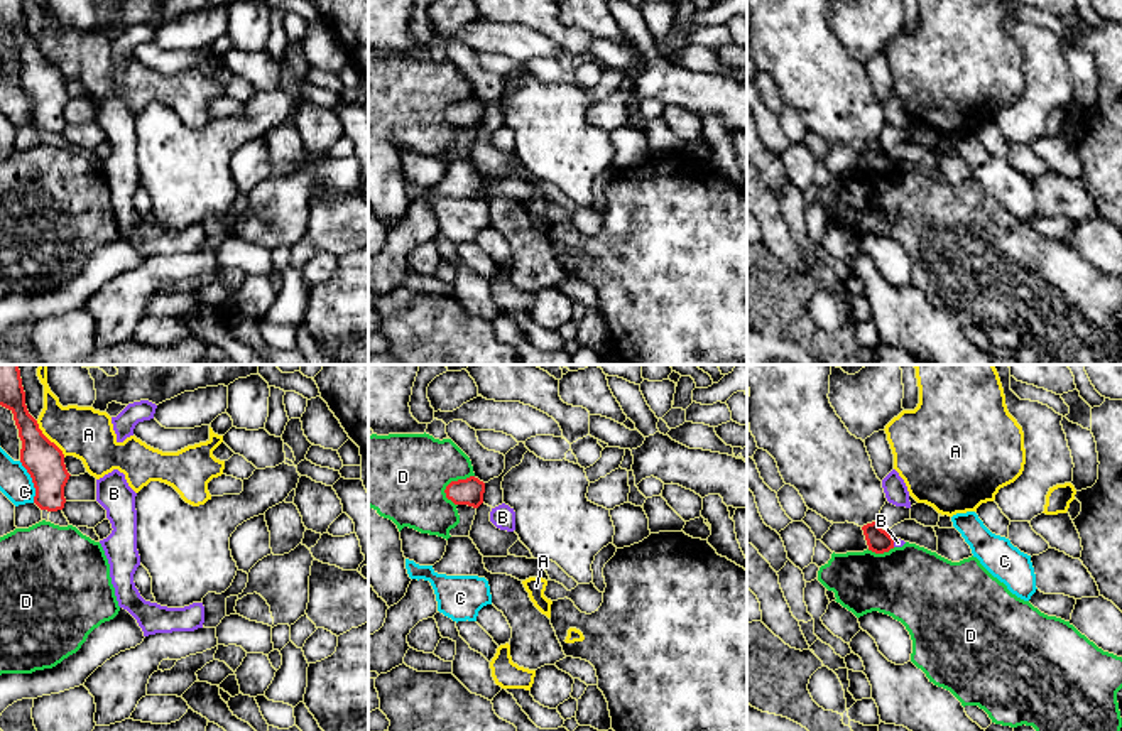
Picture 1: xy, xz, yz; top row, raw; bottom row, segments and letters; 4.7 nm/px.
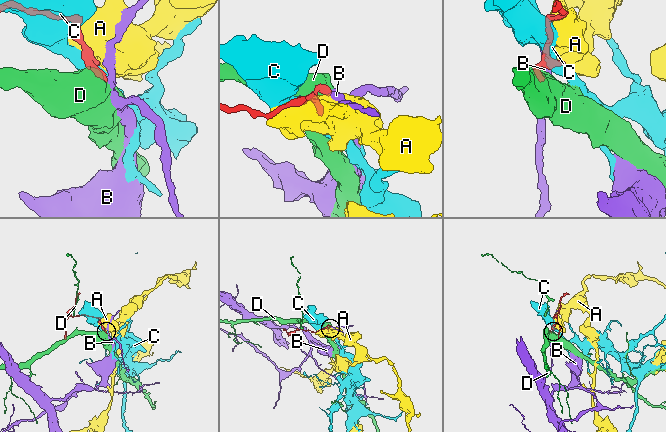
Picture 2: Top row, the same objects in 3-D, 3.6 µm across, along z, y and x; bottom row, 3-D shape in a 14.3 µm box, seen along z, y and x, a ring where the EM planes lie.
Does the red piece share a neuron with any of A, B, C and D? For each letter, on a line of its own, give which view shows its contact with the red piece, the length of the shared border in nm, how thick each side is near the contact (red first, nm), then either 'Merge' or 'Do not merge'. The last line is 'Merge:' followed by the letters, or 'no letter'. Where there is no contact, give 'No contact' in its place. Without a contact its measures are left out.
A: Touches red in xy. Shared border 220 nm. Thickness 190 nm (red) against 240 nm. Do not merge
B: Touches red in yz. Shared border 30 nm. Thickness 110 nm (red) against 50 nm. Do not merge
C: Touches red in xy. Shared border 220 nm. Thickness 190 nm (red) against 160 nm. Do not merge
D: Touches red in xz. Shared border 180 nm. Thickness 130 nm (red) against 400 nm. Do not merge
Merge: no letter

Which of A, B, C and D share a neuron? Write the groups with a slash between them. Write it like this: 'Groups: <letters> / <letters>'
Groups: A / B / C / D

